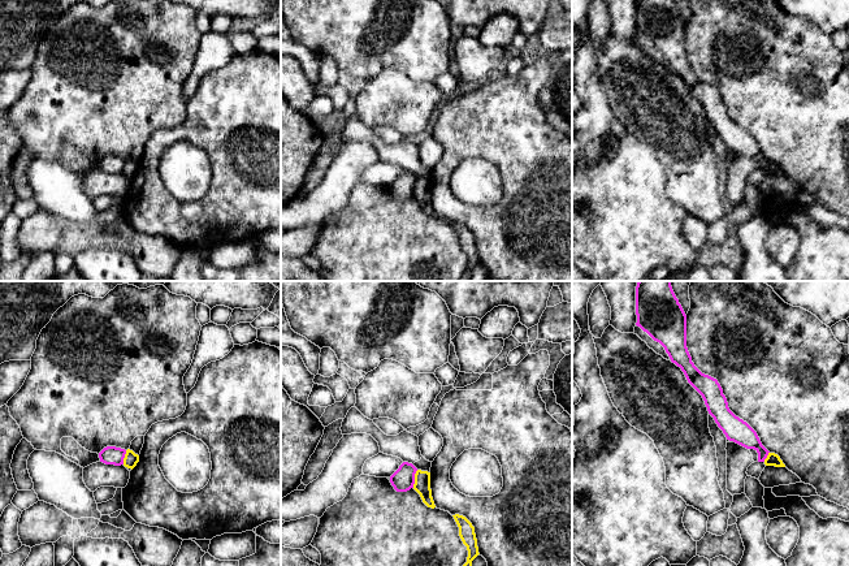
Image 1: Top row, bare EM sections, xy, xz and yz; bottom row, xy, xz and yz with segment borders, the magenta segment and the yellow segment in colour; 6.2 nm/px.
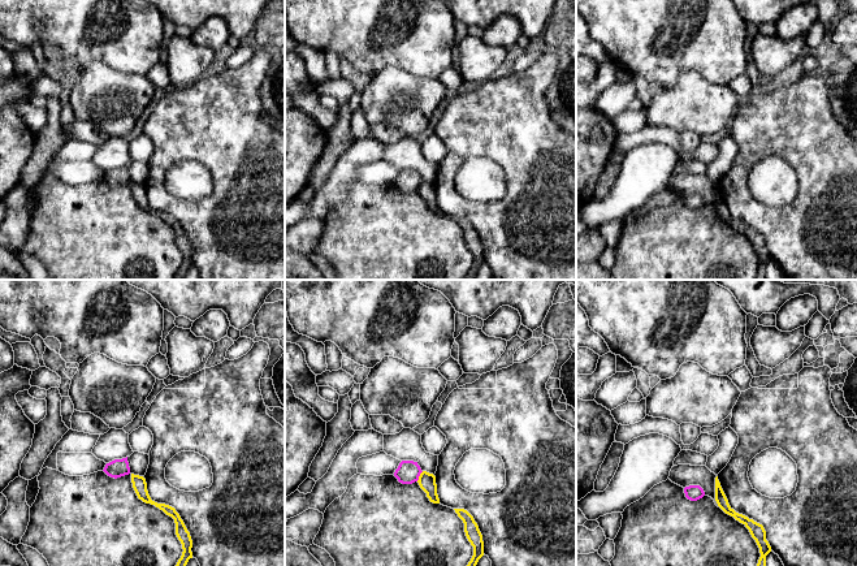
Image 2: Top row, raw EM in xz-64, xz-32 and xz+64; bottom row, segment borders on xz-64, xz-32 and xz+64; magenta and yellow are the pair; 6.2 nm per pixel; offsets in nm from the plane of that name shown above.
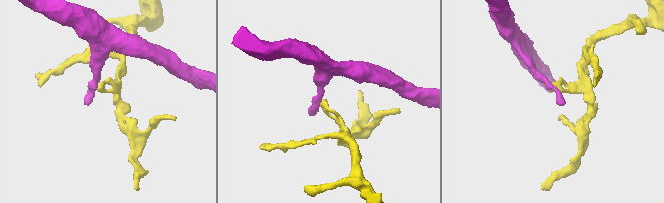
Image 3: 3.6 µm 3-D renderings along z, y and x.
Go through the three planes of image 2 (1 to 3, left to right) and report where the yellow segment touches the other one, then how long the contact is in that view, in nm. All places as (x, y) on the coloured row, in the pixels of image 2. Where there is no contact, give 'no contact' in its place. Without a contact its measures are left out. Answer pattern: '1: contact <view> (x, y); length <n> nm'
1: no contact
2: contact xz-32 (419, 475); length 80 nm
3: no contact

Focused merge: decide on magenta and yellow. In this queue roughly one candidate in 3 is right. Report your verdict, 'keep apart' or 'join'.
keep apart

